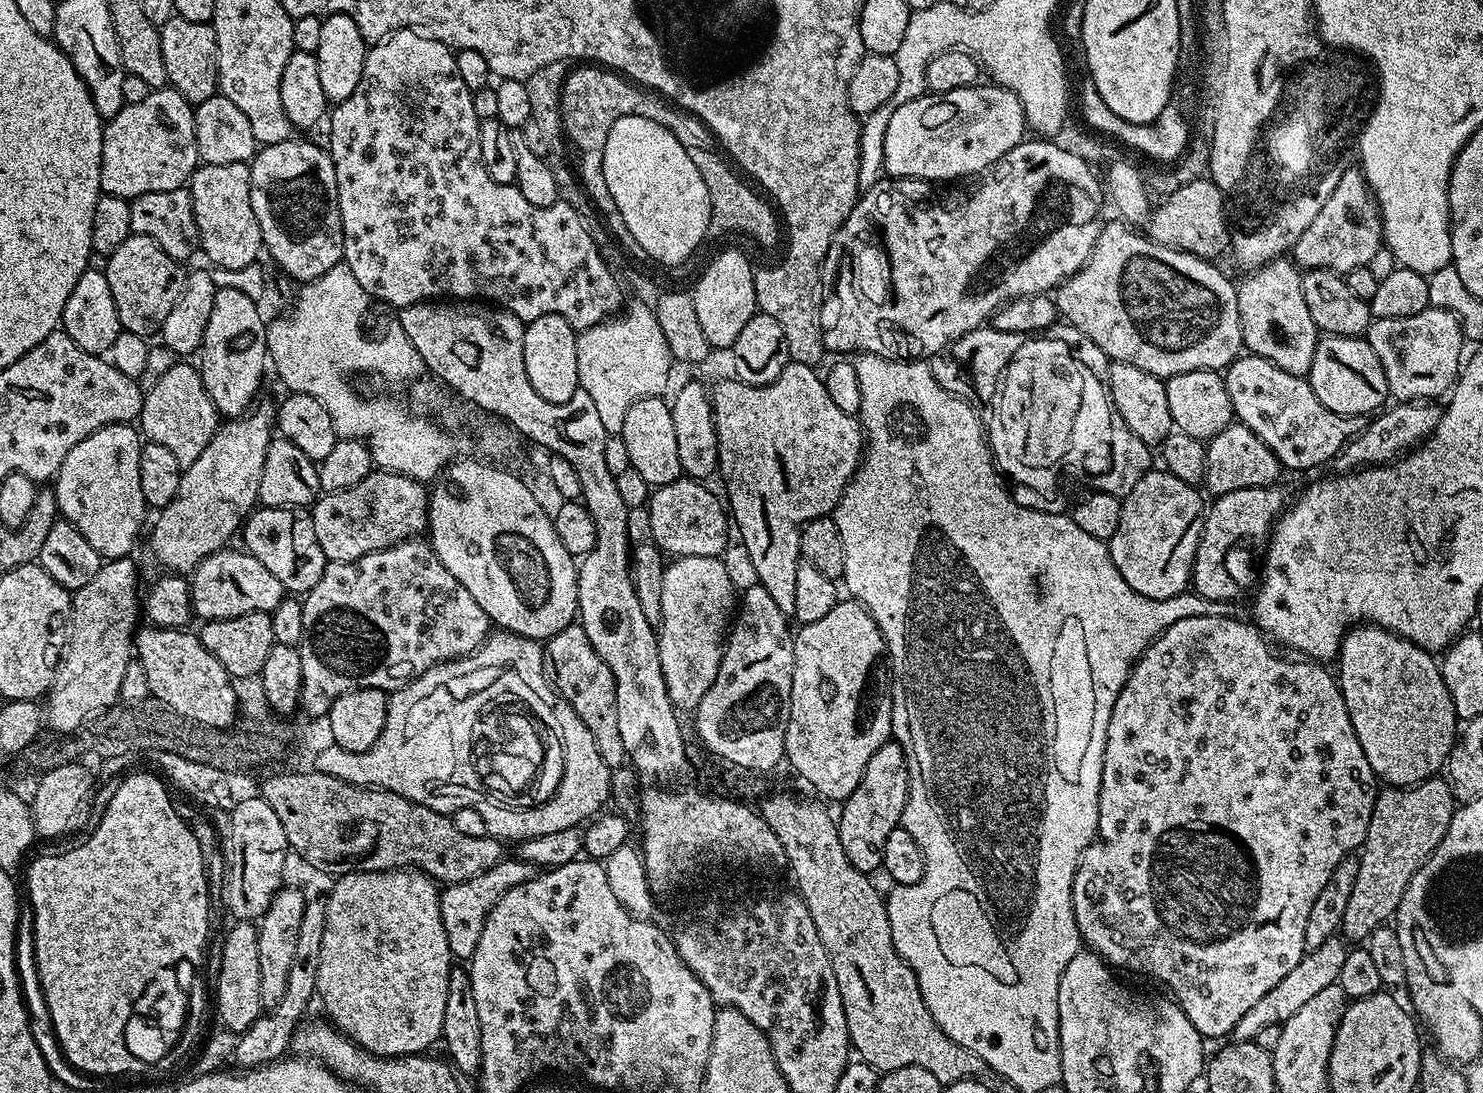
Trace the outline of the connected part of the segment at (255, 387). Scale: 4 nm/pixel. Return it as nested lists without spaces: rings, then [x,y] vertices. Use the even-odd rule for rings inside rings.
[[[219,289],[214,298],[214,310],[210,310],[210,322],[206,322],[204,342],[198,353],[198,367],[206,394],[210,394],[221,417],[243,416],[257,403],[256,395],[264,384],[264,367],[267,369],[270,361],[268,324],[260,307],[236,289]]]

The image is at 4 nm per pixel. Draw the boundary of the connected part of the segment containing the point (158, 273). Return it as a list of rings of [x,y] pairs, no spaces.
[[[133,234],[108,257],[104,273],[106,282],[110,282],[110,294],[114,294],[114,306],[118,306],[121,329],[152,338],[166,322],[166,314],[174,310],[178,294],[182,294],[186,268],[181,261],[170,258],[170,254],[150,238]]]

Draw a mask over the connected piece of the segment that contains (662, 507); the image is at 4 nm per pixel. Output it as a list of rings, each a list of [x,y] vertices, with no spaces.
[[[681,478],[668,485],[657,487],[648,497],[646,513],[648,512],[648,528],[652,531],[651,543],[669,557],[715,556],[720,558],[730,544],[730,539],[728,539],[728,528],[730,532],[729,513],[722,503],[721,497],[719,500],[704,484],[707,483],[696,478]]]

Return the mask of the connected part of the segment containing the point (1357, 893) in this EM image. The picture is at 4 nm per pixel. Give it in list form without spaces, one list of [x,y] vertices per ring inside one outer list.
[[[1429,778],[1407,786],[1388,786],[1377,795],[1374,814],[1370,814],[1370,830],[1366,830],[1364,846],[1358,852],[1358,878],[1340,922],[1345,941],[1367,941],[1375,928],[1387,925],[1395,917],[1410,878],[1442,842],[1457,807],[1452,786],[1444,778]]]

